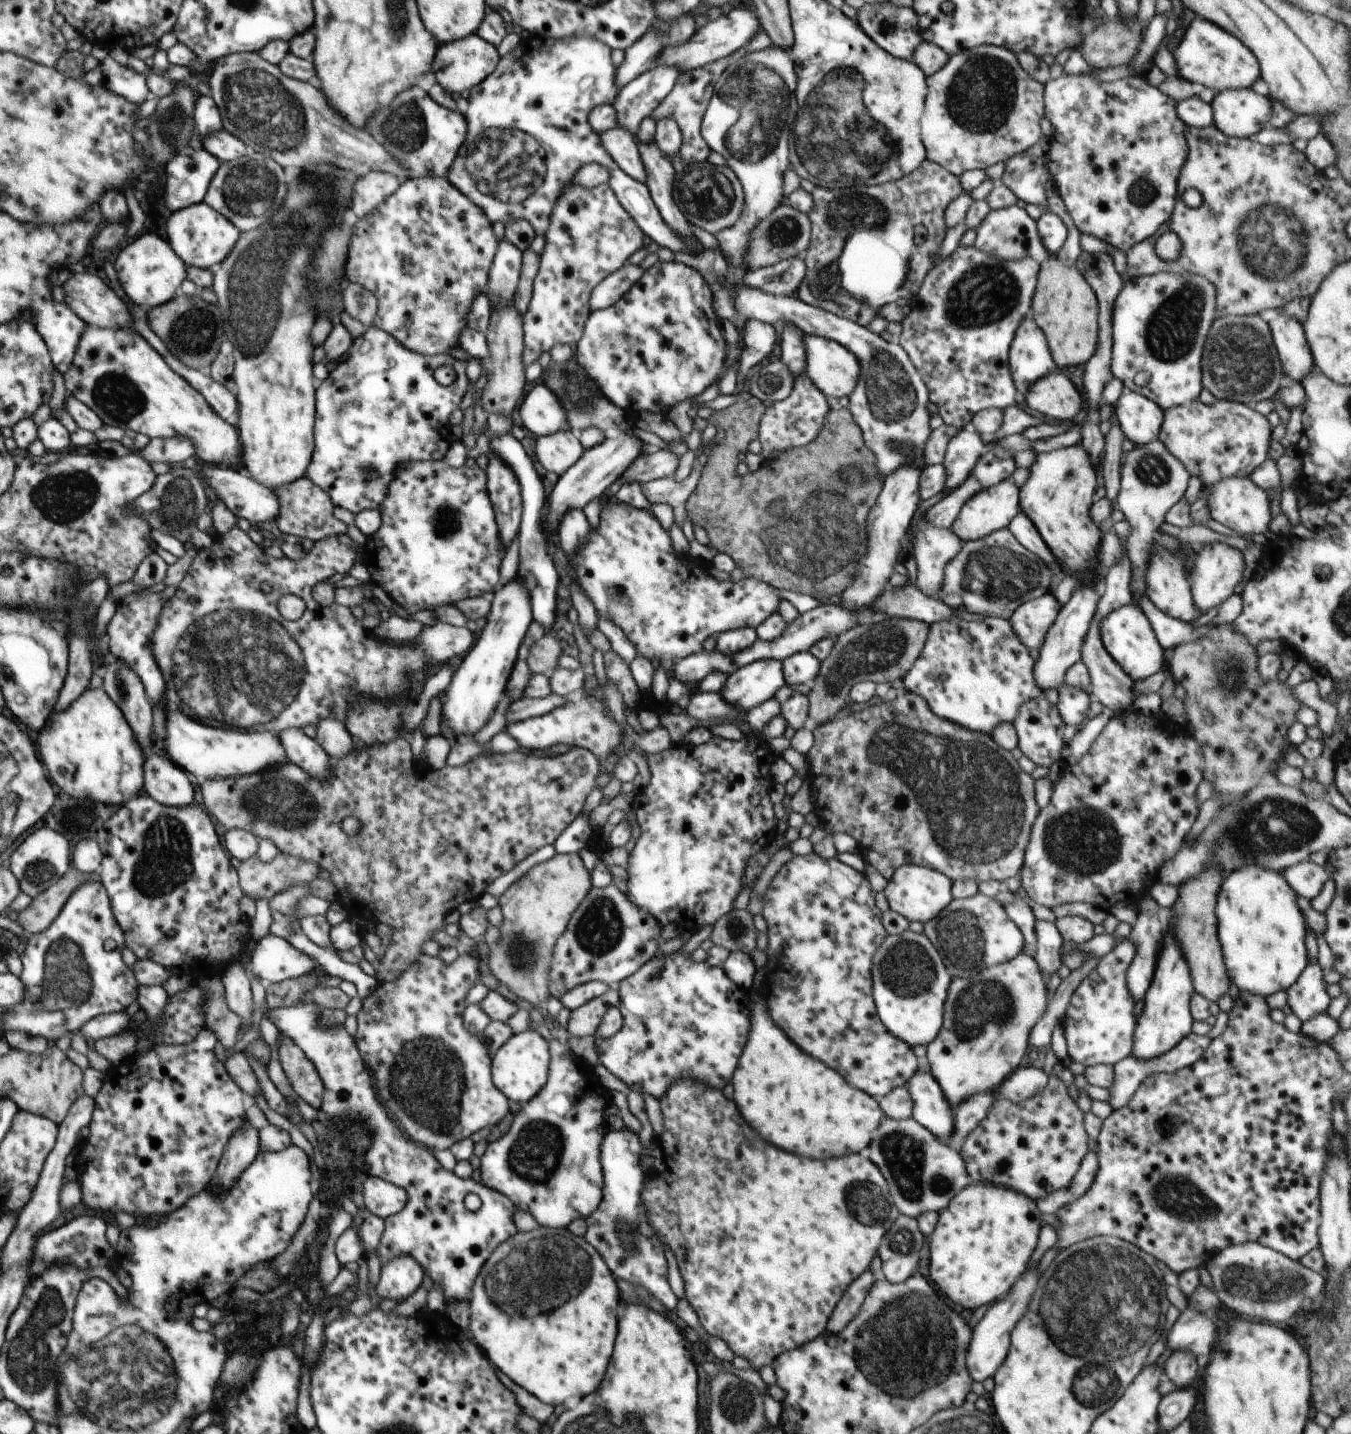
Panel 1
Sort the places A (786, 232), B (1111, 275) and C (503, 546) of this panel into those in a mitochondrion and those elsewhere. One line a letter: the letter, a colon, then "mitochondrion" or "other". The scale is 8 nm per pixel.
A: mitochondrion
B: other
C: other

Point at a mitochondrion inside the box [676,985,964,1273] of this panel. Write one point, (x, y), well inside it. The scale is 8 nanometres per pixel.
(904, 1156)

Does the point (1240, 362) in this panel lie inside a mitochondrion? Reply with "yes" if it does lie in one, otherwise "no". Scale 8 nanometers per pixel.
yes

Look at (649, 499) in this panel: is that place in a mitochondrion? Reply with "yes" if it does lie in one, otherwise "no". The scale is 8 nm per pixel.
no

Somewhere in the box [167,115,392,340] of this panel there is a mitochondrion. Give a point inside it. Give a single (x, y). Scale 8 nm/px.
(250, 189)

